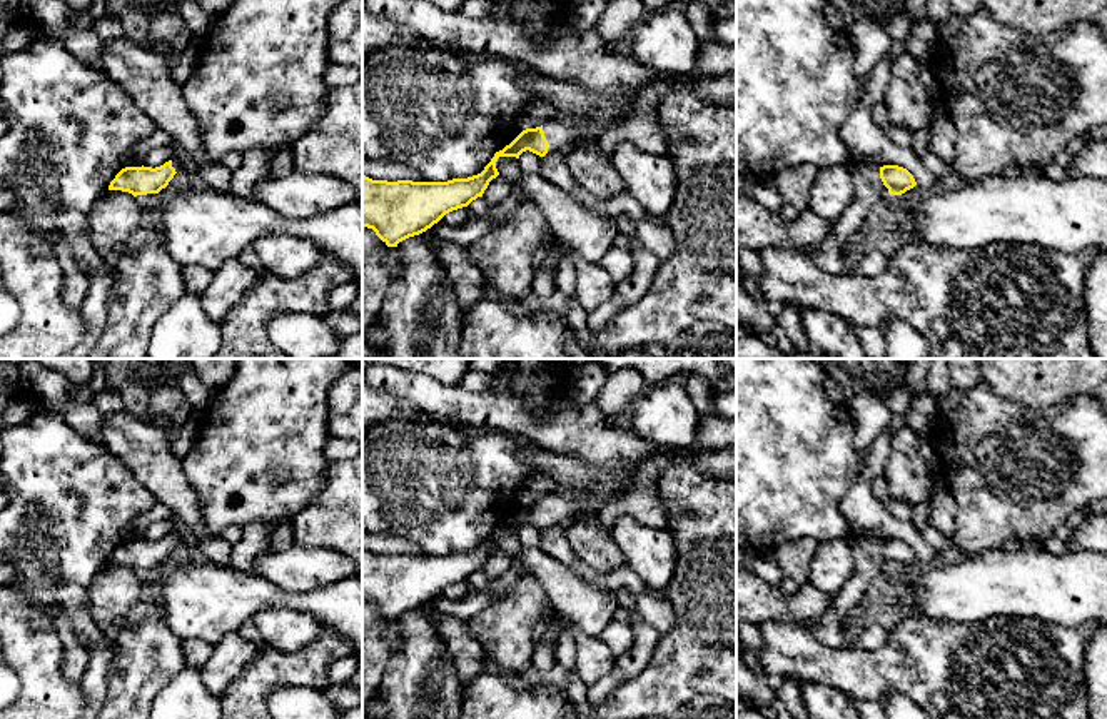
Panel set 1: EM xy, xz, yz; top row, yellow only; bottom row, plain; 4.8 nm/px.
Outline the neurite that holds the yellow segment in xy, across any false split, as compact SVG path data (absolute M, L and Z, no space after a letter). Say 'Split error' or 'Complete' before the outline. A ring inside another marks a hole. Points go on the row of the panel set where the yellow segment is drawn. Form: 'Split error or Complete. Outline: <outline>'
Split error. Outline: M175 157L160 167L125 167L110 182L109 190L129 192L134 197L159 194L169 185L174 175L184 168Z

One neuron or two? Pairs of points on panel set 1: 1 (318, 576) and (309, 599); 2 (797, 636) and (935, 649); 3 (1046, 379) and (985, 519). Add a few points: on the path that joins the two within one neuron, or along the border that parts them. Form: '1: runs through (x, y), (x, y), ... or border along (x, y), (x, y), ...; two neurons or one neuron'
1: border along (344, 578), (308, 591), (283, 591), (274, 584); two neurons
2: runs through (832, 666), (852, 671), (900, 671); one neuron
3: border along (997, 392), (1029, 407), (1051, 407), (1072, 399); two neurons

